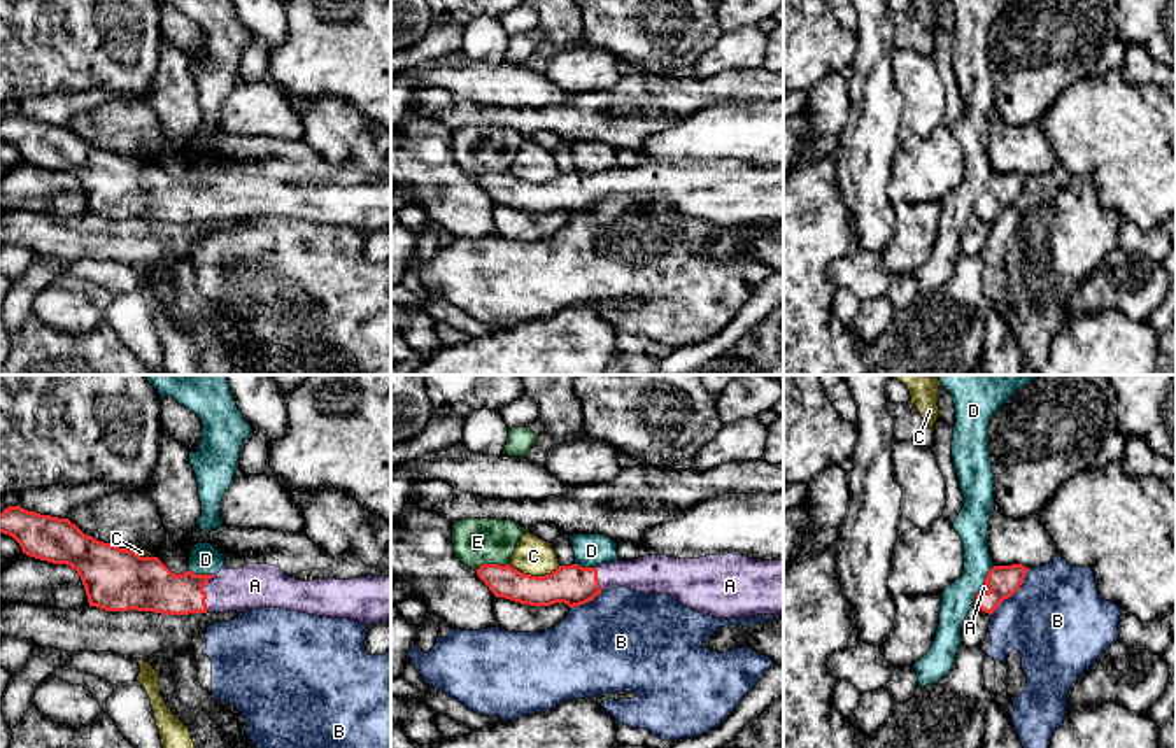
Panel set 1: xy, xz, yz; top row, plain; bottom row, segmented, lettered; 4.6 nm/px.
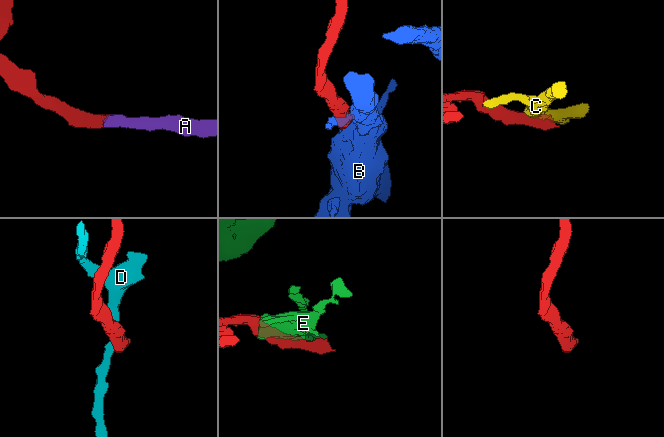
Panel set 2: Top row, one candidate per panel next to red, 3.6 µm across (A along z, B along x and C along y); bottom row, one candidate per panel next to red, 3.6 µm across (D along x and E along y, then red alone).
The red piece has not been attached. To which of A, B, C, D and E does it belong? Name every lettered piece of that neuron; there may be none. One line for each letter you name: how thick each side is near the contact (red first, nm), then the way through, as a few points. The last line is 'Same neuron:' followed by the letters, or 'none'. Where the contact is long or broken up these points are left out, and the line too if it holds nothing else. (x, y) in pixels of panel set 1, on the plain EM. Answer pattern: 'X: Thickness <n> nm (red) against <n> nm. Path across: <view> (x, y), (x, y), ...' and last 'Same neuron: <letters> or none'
A: Thickness 220 nm (red) against 200 nm. Path across: xy (153, 195), (169, 202), (205, 202), (240, 198), (255, 193)
Same neuron: A

